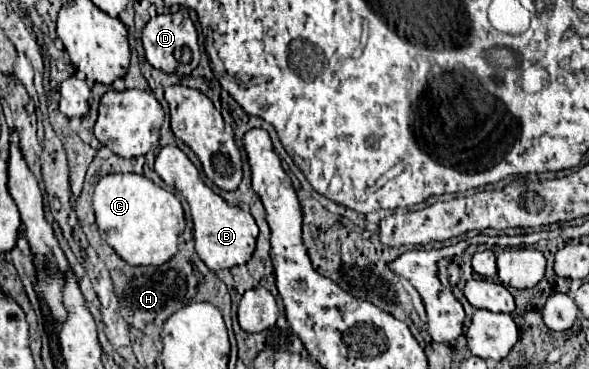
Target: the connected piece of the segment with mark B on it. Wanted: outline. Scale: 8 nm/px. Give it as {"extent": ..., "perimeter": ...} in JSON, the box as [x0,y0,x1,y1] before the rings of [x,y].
{"extent":[154,145,258,271],"perimeter":[[[168,145],[156,155],[154,169],[162,177],[164,183],[174,185],[186,197],[186,201],[190,205],[192,219],[194,219],[196,253],[200,255],[200,259],[212,271],[228,269],[234,265],[244,265],[256,247],[258,225],[256,225],[254,217],[248,211],[242,211],[240,207],[228,205],[218,193],[214,193],[208,185],[204,185],[194,163],[176,145]]]}

